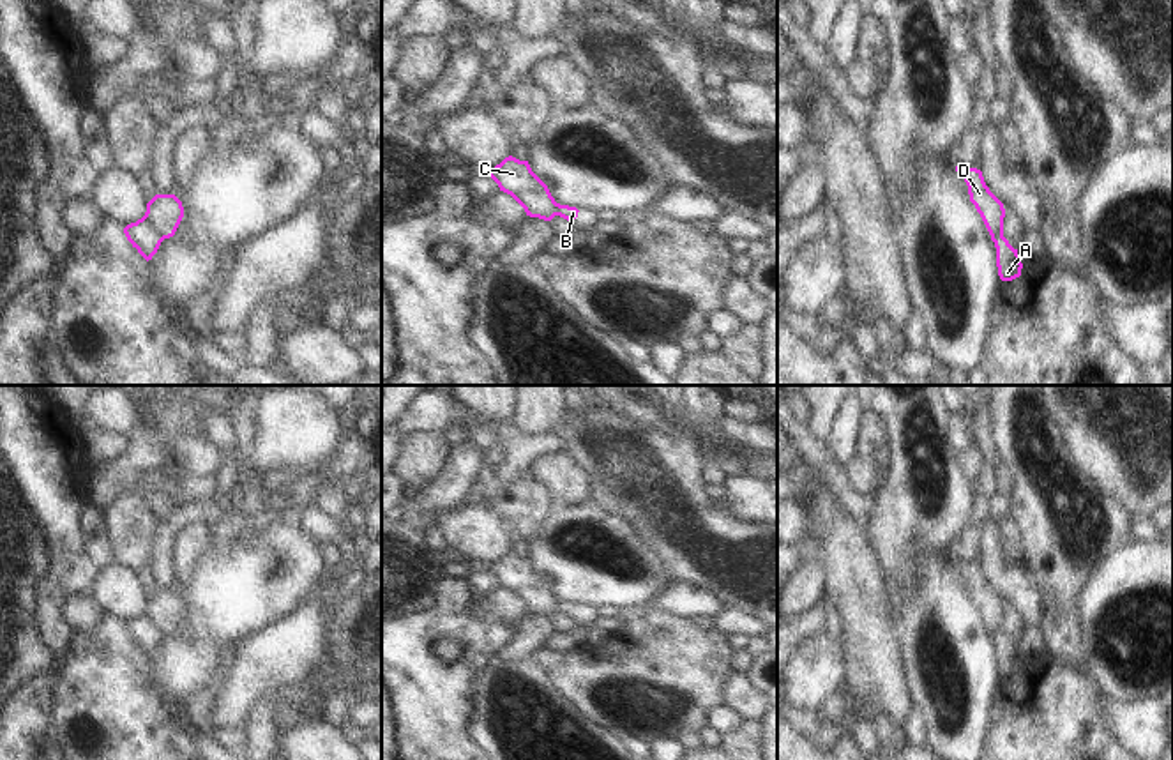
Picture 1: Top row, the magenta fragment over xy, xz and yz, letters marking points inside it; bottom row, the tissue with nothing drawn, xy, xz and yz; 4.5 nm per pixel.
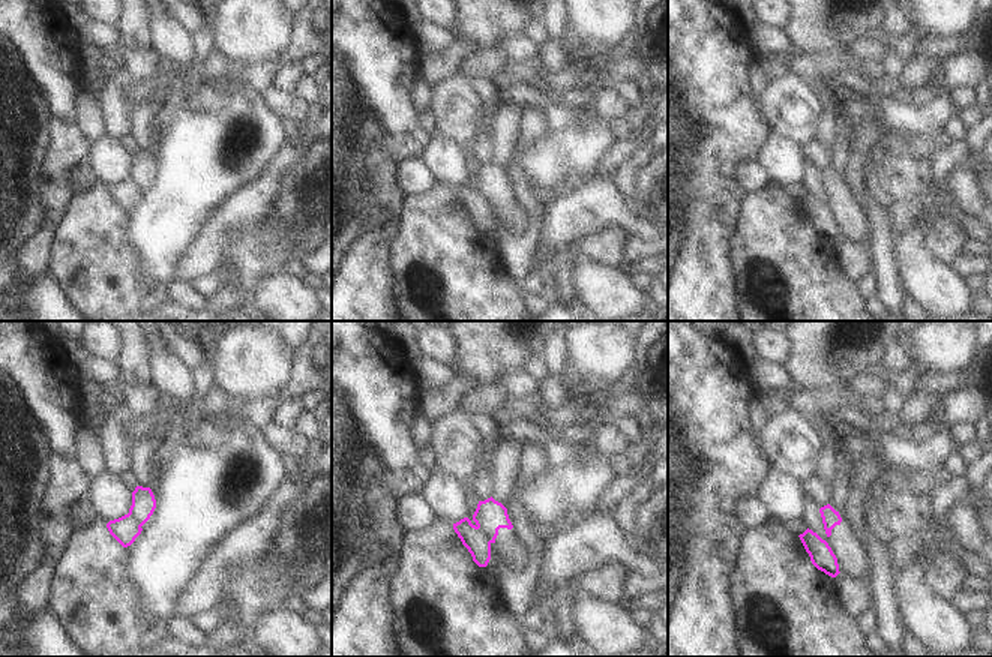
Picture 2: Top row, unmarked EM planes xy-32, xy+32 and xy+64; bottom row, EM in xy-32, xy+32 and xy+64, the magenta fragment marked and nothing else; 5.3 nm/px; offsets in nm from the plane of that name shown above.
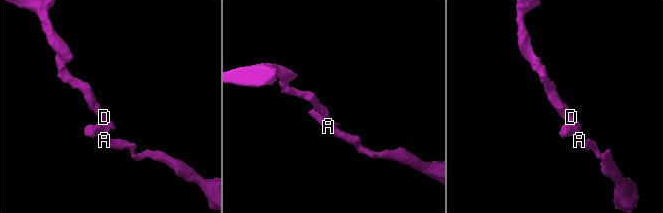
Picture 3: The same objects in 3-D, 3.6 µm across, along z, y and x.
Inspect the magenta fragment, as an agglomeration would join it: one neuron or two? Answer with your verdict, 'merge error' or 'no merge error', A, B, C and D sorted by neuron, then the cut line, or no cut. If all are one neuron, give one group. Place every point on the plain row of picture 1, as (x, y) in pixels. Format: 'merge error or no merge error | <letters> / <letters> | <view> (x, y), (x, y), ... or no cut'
merge error | A C / B D | xy (143, 612), (165, 633)

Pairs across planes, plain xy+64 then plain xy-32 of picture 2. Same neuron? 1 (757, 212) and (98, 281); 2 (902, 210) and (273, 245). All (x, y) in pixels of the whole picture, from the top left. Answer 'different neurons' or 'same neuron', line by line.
1: same neuron
2: different neurons

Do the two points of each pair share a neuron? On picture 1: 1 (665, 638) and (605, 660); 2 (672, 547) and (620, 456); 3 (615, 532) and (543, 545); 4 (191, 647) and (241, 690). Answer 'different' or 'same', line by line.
1: same
2: same
3: same
4: different

